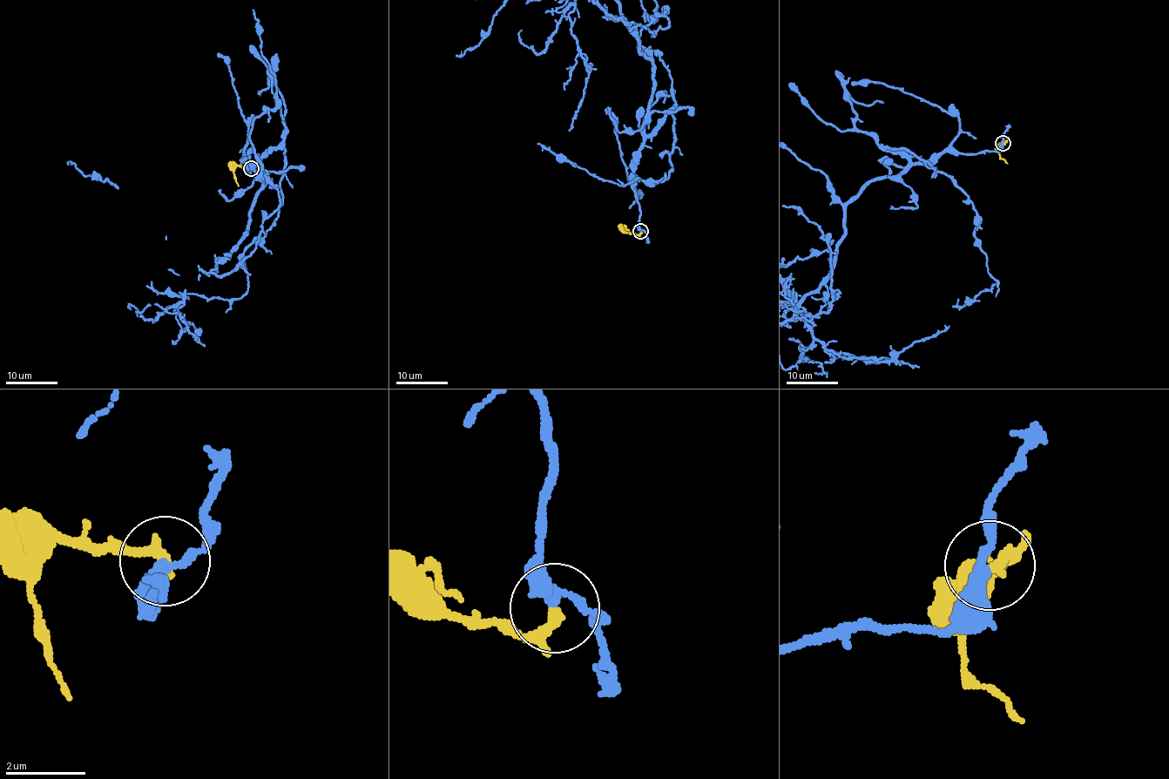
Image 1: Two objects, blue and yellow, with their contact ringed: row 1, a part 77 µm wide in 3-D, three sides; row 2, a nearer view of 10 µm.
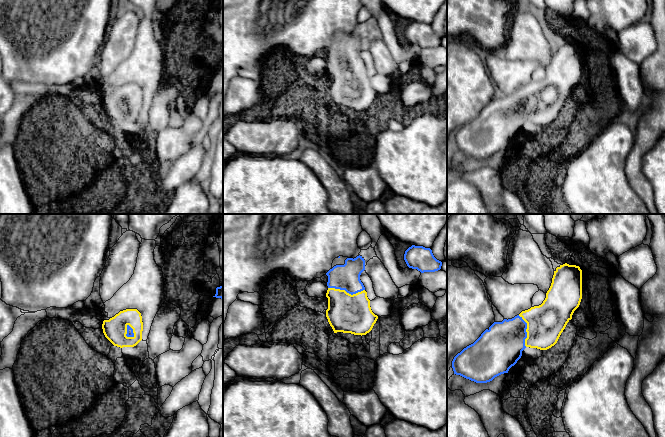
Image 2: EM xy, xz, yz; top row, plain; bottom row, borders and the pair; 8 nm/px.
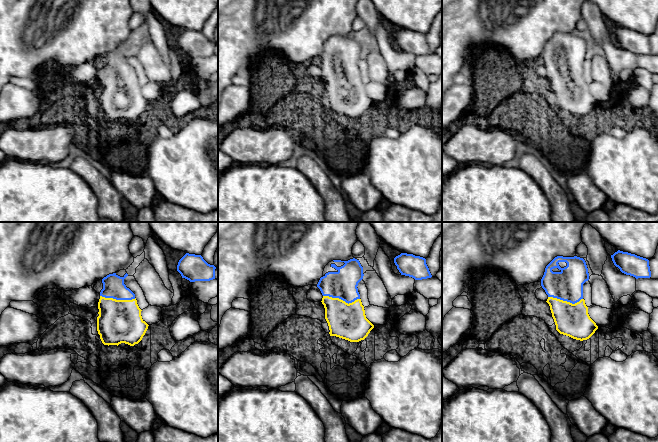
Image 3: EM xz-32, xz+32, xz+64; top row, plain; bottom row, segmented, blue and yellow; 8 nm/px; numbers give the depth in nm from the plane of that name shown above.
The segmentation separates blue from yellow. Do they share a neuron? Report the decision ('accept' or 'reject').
accept

